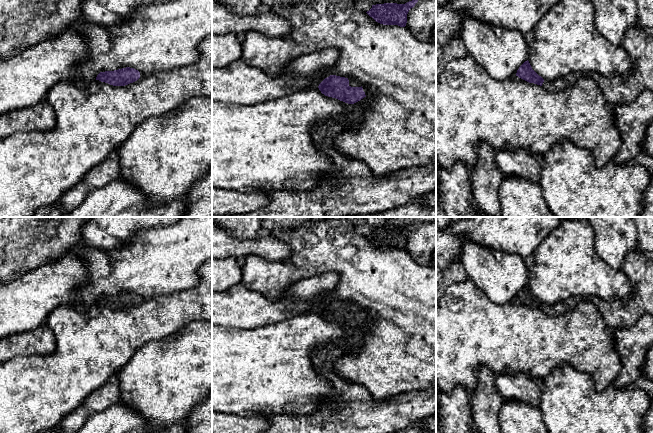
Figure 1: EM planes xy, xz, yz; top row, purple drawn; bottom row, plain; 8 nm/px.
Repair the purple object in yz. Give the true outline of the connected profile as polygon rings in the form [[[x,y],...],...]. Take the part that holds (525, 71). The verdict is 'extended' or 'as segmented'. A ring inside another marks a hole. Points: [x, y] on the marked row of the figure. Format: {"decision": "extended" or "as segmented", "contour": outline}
{"decision": "extended", "contour": [[[525,61],[517,70],[516,76],[519,78],[537,85],[551,92],[560,92],[573,86],[582,76],[586,75],[583,72],[574,72],[572,74],[560,77],[554,81],[544,80],[531,67],[529,61]]]}

